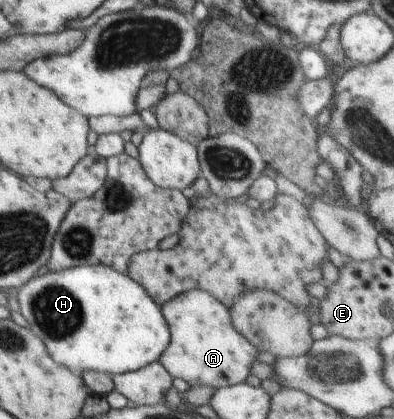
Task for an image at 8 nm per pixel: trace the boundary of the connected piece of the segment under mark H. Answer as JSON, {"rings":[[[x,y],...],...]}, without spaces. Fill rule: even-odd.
{"rings":[[[102,264],[37,274],[17,290],[16,298],[21,306],[19,312],[29,322],[29,329],[43,339],[49,356],[77,376],[81,376],[83,371],[94,370],[112,377],[142,369],[157,362],[171,342],[170,328],[161,305],[127,273]]]}

